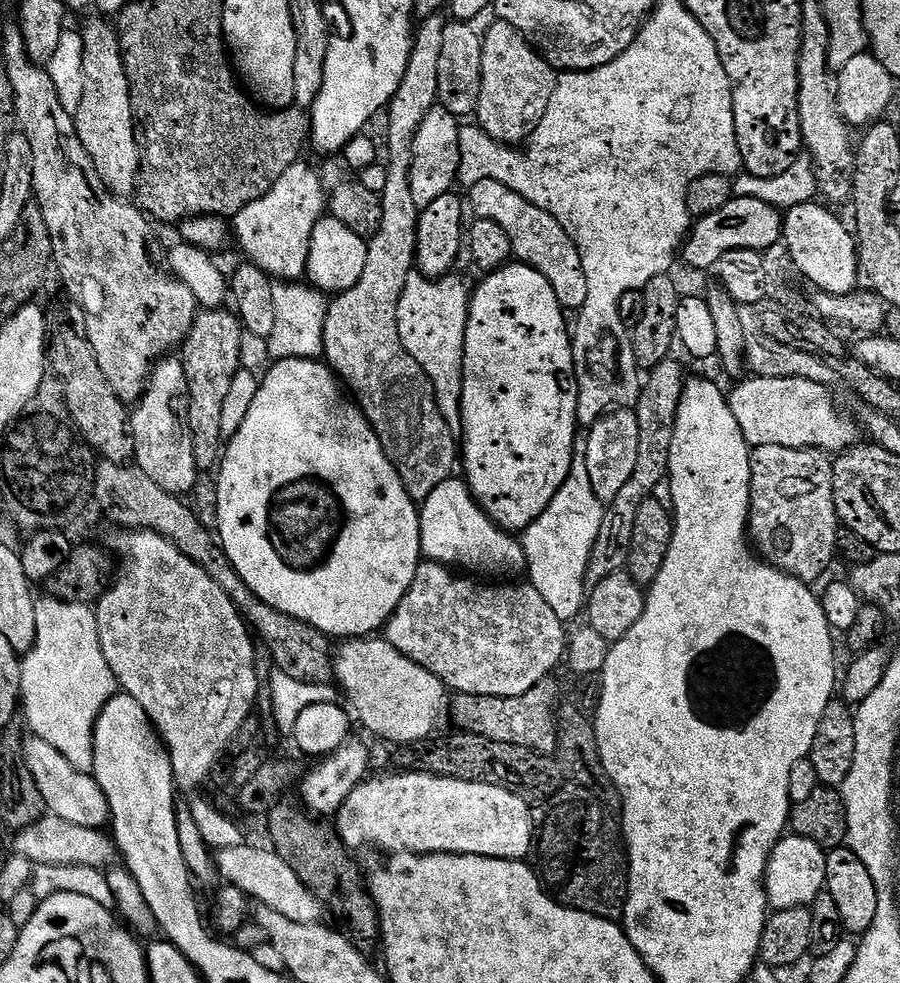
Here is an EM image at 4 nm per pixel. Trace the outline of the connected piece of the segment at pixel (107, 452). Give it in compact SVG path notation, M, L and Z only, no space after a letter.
M56 324L53 328L51 325L50 335L46 340L46 356L50 361L51 371L64 387L65 409L71 413L72 423L79 435L84 437L85 443L101 461L127 464L136 454L134 438L130 431L129 405L123 404L118 394L114 394L114 386L106 382L106 374L102 374L102 366L98 366L98 358L94 358L87 335L82 334L77 325L76 328L72 324Z

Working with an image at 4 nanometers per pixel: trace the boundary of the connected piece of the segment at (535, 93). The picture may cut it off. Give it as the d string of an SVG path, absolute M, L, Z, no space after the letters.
M496 20L482 32L482 90L475 119L490 138L509 146L523 145L542 122L558 72L521 32L505 20Z

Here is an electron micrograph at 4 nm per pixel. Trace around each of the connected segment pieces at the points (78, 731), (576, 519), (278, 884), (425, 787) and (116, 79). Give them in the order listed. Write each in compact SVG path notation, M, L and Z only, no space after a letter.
M40 598L36 602L34 622L37 623L36 641L23 657L20 666L22 716L32 720L31 735L54 738L56 748L67 758L70 766L74 766L79 772L91 773L94 762L94 726L104 704L110 702L110 698L118 692L116 679L106 662L106 654L102 654L96 613L86 604Z
M576 458L566 482L562 482L562 490L554 494L554 502L550 502L550 506L546 506L543 514L522 534L528 563L527 579L532 588L542 594L550 610L565 622L571 622L579 612L581 615L585 611L588 563L602 526L604 510L605 505L594 494L594 486L590 486L586 462Z
M245 842L242 846L219 849L214 856L219 879L242 890L259 907L278 910L278 914L290 918L290 922L321 923L326 909L320 899L305 886L298 874L294 874L294 870L290 870L290 866L286 866L286 862L282 862L282 858L278 858L276 852L264 848L255 848L252 842Z
M404 770L396 775L400 776L373 775L371 778L365 778L336 813L334 828L348 849L357 850L356 848L362 847L363 844L373 844L374 847L381 848L384 854L461 852L503 860L524 860L527 852L533 851L533 809L522 798L510 794L510 790L411 770Z
M100 14L93 15L82 27L80 37L84 43L82 54L82 74L84 85L82 86L82 102L74 113L76 121L76 133L86 150L90 154L90 162L94 162L94 170L98 178L108 187L109 192L117 198L128 198L136 191L136 181L140 179L140 162L142 153L138 139L136 119L132 113L132 99L130 98L130 86L126 78L126 66L120 53L120 34L115 27L107 24L105 17Z

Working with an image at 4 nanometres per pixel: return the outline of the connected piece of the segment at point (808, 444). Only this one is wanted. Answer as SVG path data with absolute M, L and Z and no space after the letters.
M765 376L744 378L737 384L740 385L733 392L727 393L728 405L752 448L777 444L787 448L819 448L822 452L839 454L856 447L856 424L836 409L825 385L806 378Z

